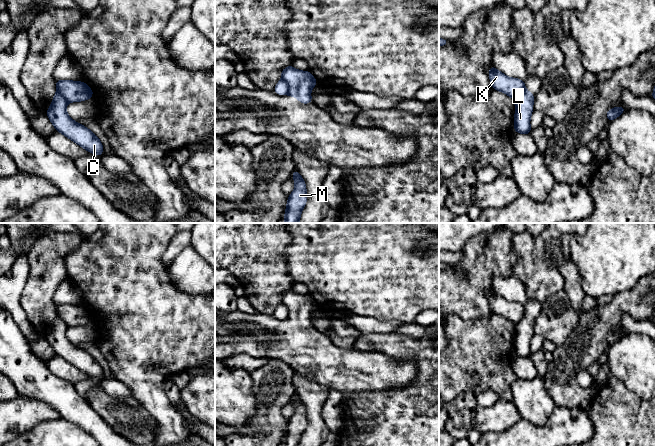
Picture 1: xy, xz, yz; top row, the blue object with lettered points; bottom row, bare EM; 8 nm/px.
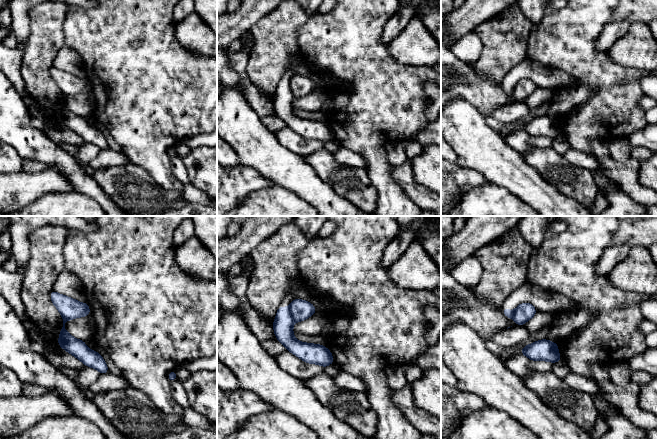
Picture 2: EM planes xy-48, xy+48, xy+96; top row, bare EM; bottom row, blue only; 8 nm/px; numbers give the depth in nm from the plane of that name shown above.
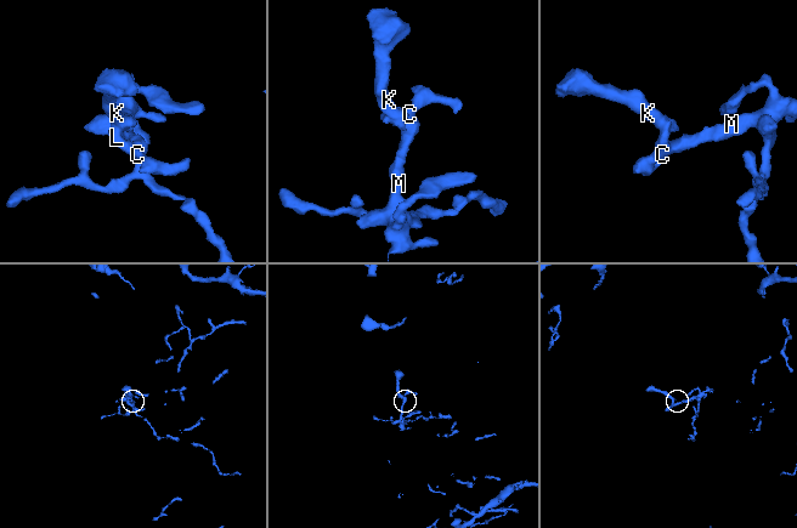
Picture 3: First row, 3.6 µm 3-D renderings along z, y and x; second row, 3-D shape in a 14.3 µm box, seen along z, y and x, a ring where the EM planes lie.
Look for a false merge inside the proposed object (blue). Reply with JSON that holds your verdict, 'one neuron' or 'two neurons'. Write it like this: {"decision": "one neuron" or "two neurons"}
{"decision": "two neurons"}

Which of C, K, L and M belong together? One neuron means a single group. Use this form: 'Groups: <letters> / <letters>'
Groups: C L M / K

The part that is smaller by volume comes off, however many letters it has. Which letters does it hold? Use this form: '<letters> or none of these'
K

